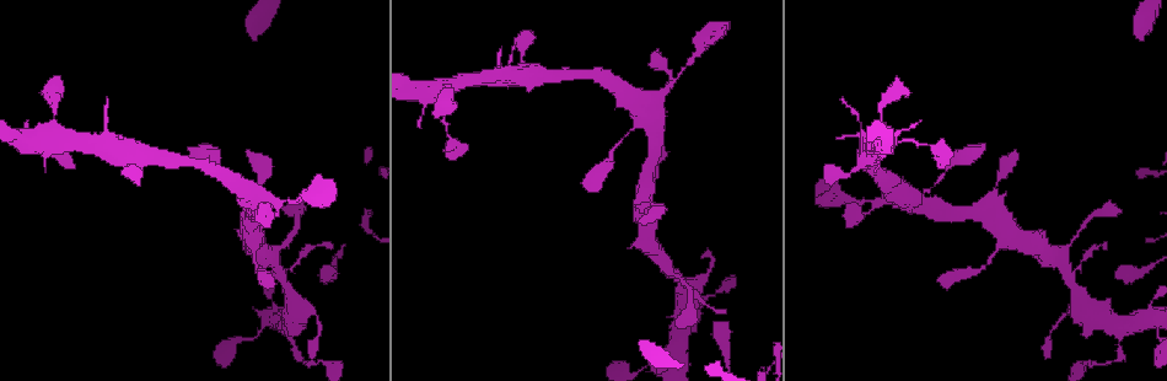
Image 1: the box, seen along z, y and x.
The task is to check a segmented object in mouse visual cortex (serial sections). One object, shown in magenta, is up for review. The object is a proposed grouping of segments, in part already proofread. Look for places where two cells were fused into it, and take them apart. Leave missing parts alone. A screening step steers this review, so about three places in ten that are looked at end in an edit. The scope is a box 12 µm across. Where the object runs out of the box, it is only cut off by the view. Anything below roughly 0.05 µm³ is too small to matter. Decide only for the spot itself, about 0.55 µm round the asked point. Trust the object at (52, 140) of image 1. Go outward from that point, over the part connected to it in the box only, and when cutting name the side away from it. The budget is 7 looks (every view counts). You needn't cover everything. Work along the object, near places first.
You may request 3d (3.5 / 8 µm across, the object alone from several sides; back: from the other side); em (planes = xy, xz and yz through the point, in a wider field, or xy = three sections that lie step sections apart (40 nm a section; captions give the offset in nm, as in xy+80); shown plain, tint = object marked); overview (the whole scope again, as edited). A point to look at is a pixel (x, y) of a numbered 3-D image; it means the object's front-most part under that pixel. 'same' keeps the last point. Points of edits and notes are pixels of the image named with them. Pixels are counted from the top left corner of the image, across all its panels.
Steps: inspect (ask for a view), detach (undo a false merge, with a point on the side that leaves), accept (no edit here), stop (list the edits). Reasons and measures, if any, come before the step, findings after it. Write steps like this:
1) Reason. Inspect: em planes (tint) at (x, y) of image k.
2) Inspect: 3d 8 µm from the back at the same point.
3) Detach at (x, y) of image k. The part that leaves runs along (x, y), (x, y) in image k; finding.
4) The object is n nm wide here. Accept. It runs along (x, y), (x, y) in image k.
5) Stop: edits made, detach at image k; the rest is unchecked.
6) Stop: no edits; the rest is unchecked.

Inspect: 3d 3.5 µm at (452, 146) of image 1.

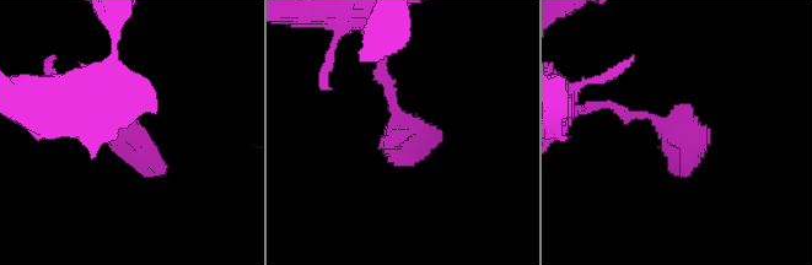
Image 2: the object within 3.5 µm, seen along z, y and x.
Shape alone is not enough. Inspect: em xy step 3 (tint) at (406, 125) of image 2.

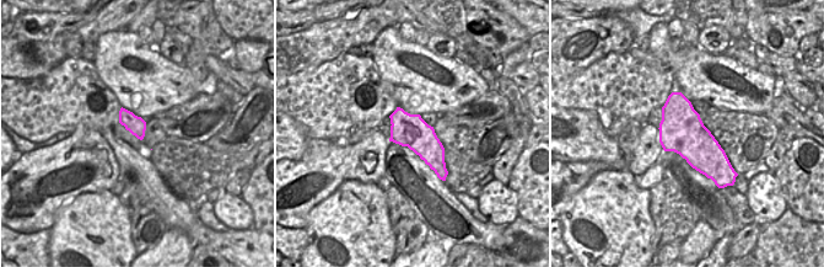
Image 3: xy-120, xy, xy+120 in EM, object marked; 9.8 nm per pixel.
Accept. It runs along (612, 106), (662, 124), (684, 173) in image 2; all the same cell.

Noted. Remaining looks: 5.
Inspect: 3d 3.5 µm at (683, 288) of image 1.

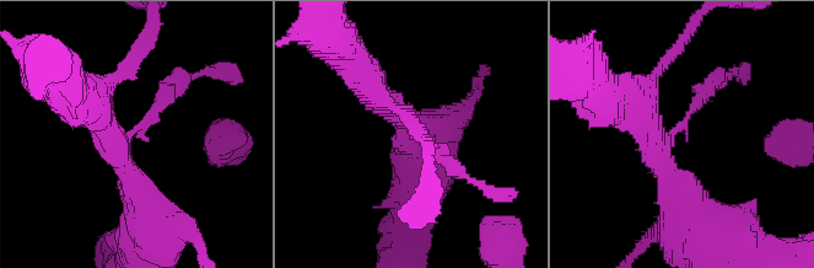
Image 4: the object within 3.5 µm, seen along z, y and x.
Inspect: em planes (tint) at (137, 130) of image 4.

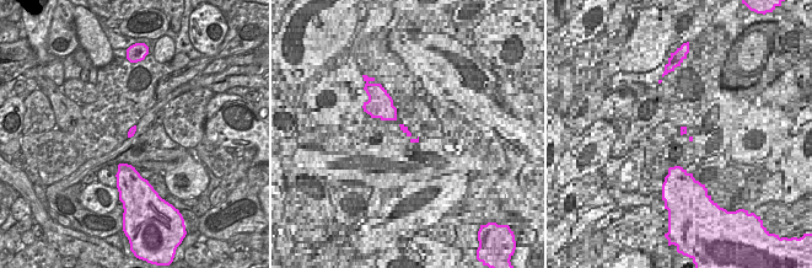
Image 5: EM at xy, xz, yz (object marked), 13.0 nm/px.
Accept. It runs along (373, 84), (377, 97), (461, 172) in image 4; one cell here.

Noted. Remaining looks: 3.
Thin neck. Inspect: 3d 8 µm at (284, 330) of image 1.

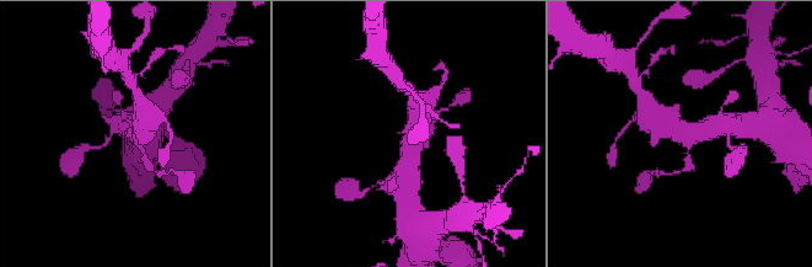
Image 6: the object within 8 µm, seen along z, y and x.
Now the EM. Inspect: em planes (tint) at (690, 138) of image 6.

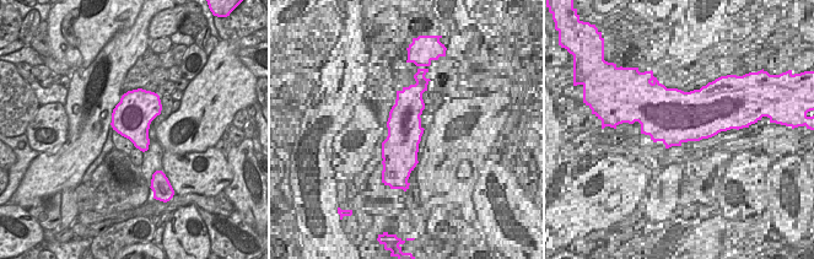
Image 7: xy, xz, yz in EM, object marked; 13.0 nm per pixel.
Accept. It runs along (420, 107), (415, 149), (406, 172) in image 6; one cell here.

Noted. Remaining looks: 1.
Stop: no edits; the rest is unchecked.

